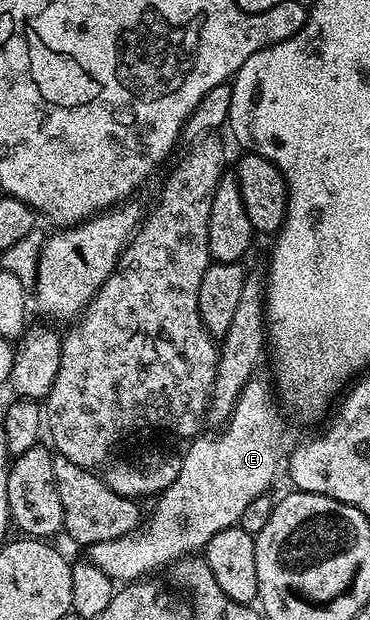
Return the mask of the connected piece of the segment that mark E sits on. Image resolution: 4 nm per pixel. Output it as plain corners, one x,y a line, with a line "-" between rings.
249,379
236,401
236,409
230,415
230,422
217,433
210,433
214,435
203,434
189,444
190,452
184,457
181,456
180,473
176,473
176,481
172,481
172,485
168,485
165,491
157,496
158,504
151,515
149,512
144,525
124,537
89,544
85,548
85,558
89,563
96,565
96,569
108,573
110,579
122,585
145,580
151,576
148,574
152,571
173,565
191,553
201,552
206,543
216,537
216,533
235,526
241,520
244,509
252,505
252,501
267,494
266,490
273,485
274,478
278,475
278,462
281,459
283,462
284,459
282,442
286,439
286,419
282,416
283,408
276,398
275,388
271,380
266,379

